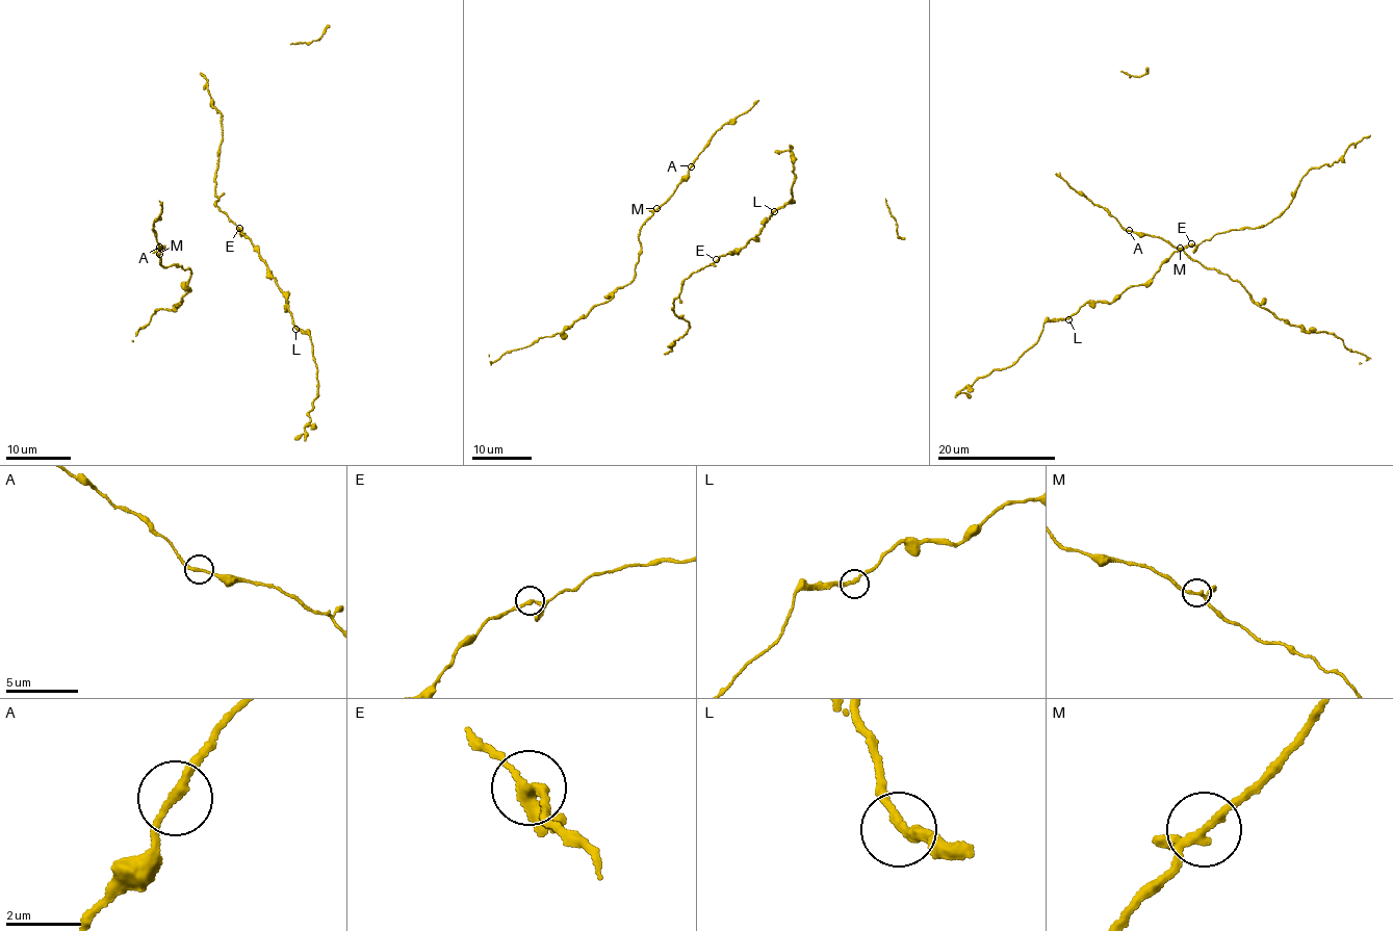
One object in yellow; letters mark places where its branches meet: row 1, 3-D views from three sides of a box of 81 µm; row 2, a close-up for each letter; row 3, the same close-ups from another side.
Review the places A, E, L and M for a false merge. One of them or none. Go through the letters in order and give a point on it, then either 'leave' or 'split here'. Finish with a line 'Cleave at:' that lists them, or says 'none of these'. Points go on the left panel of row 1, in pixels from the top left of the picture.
A: place (159, 247); leave
E: place (239, 228); leave
L: place (295, 329); leave
M: place (159, 254); leave
Cleave at: none of these

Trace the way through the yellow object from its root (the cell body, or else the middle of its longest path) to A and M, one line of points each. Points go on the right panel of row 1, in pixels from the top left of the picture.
A: (1214, 269), (1204, 267), (1160, 238), (1128, 230)
M: (1214, 269), (1204, 267), (1180, 248)

